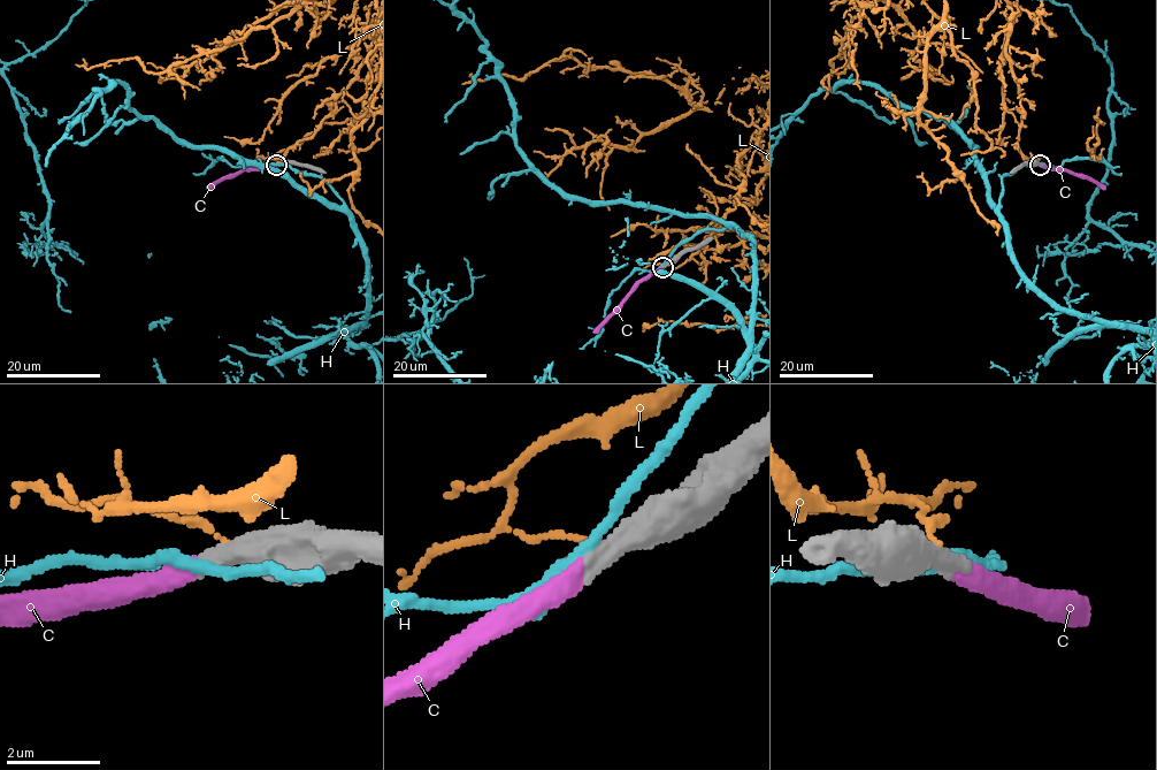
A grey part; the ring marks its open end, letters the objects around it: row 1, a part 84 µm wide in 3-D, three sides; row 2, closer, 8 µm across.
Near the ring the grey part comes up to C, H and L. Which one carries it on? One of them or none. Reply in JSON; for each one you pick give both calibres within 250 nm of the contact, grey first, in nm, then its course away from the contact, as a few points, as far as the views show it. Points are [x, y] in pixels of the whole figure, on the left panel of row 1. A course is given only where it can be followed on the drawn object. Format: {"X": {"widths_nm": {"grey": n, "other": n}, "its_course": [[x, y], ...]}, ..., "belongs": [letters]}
{"C": {"widths_nm": {"grey": 480, "other": 480}, "its_course": [[275, 164], [227, 175], [207, 189]]}, "belongs": ["C"]}

